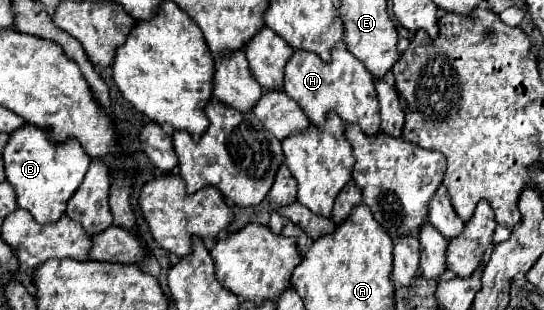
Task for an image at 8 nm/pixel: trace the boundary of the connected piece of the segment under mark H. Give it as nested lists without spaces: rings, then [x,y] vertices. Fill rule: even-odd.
[[[342,45],[332,49],[330,63],[324,63],[314,53],[294,51],[294,55],[286,65],[284,91],[302,107],[302,111],[308,115],[314,127],[324,127],[328,111],[336,109],[336,113],[342,117],[344,123],[360,125],[360,129],[366,135],[380,133],[380,107],[376,99],[376,89],[374,89],[374,77],[370,75],[370,71],[366,71],[364,63],[358,61]]]

